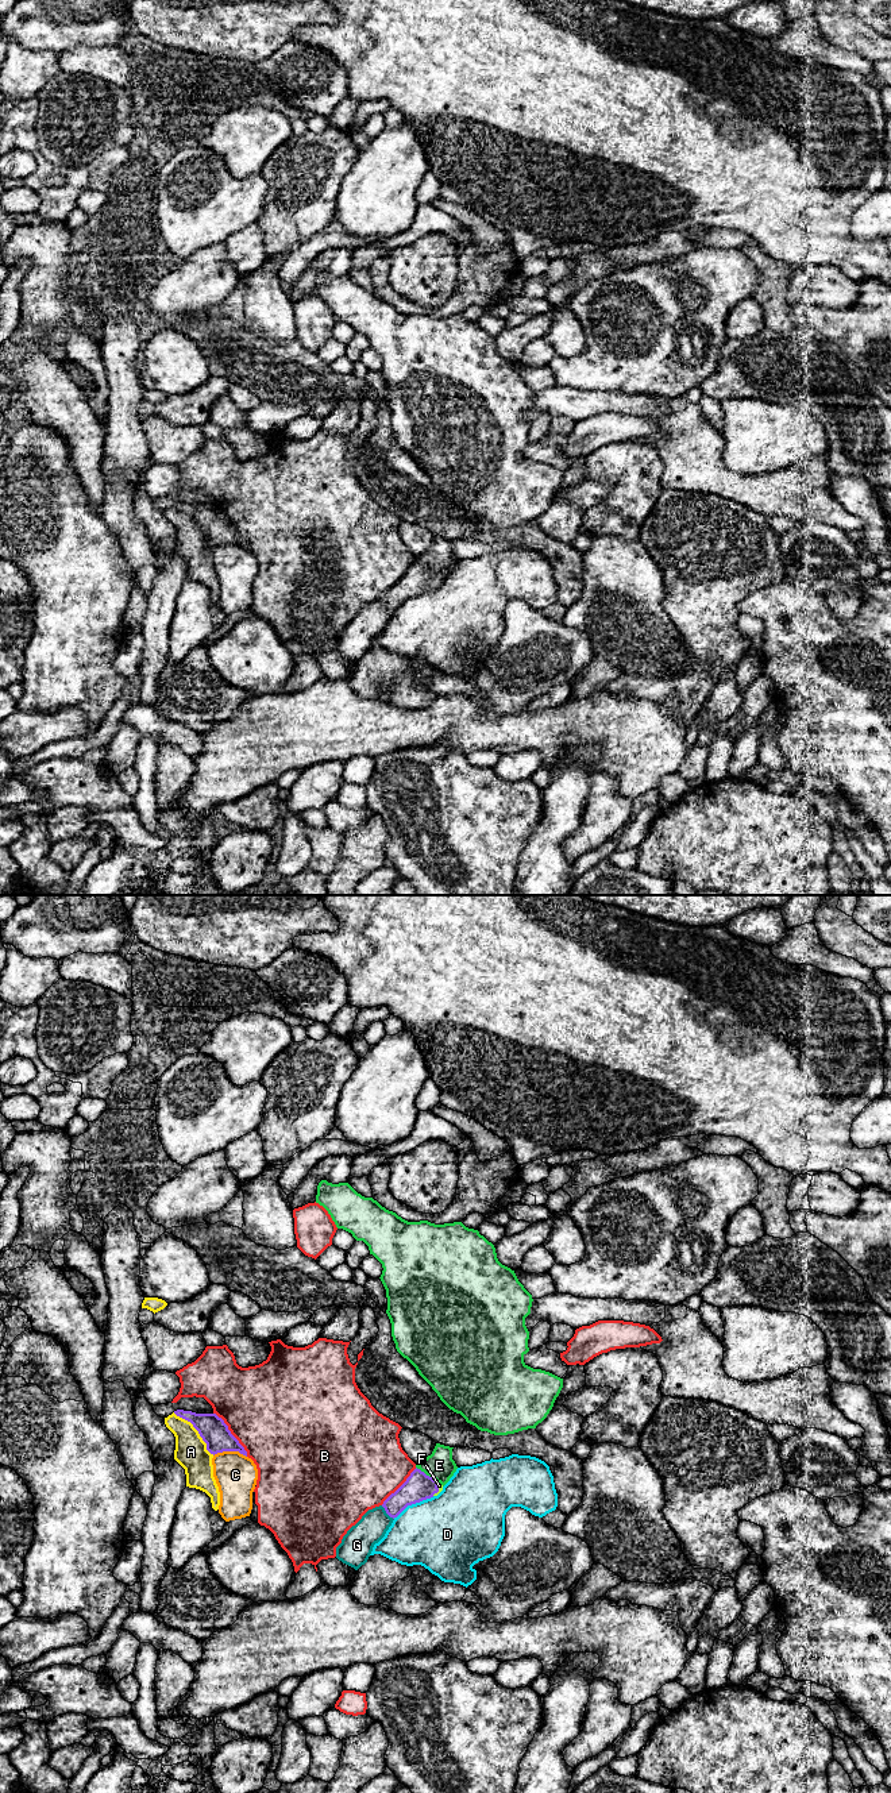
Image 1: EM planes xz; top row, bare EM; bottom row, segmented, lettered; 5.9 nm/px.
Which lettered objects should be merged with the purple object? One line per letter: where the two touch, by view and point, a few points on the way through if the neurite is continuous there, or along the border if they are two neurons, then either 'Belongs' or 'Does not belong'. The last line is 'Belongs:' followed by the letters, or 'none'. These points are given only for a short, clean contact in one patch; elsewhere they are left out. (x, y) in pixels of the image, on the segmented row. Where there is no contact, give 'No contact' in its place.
A: Touches purple at xz (197, 1430). Does not belong
B: Touches purple at xz (231, 1434). Does not belong
C: Touches purple at xz (230, 1450). Boundary: xz (213, 1454), (239, 1452), (246, 1457). Does not belong
D: Touches purple at xz (413, 1503). Does not belong
E: Touches purple at xz (425, 1475). Does not belong
F: Touches purple at xz (438, 1489). Path across: xz (419, 1487), (438, 1489), (439, 1485). Belongs
G: Touches purple at xz (386, 1512). Does not belong
Belongs: F

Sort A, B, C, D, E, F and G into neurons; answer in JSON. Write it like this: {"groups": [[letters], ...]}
{"groups": [["A"], ["B"], ["C"], ["D"], ["E"], ["F"], ["G"]]}

